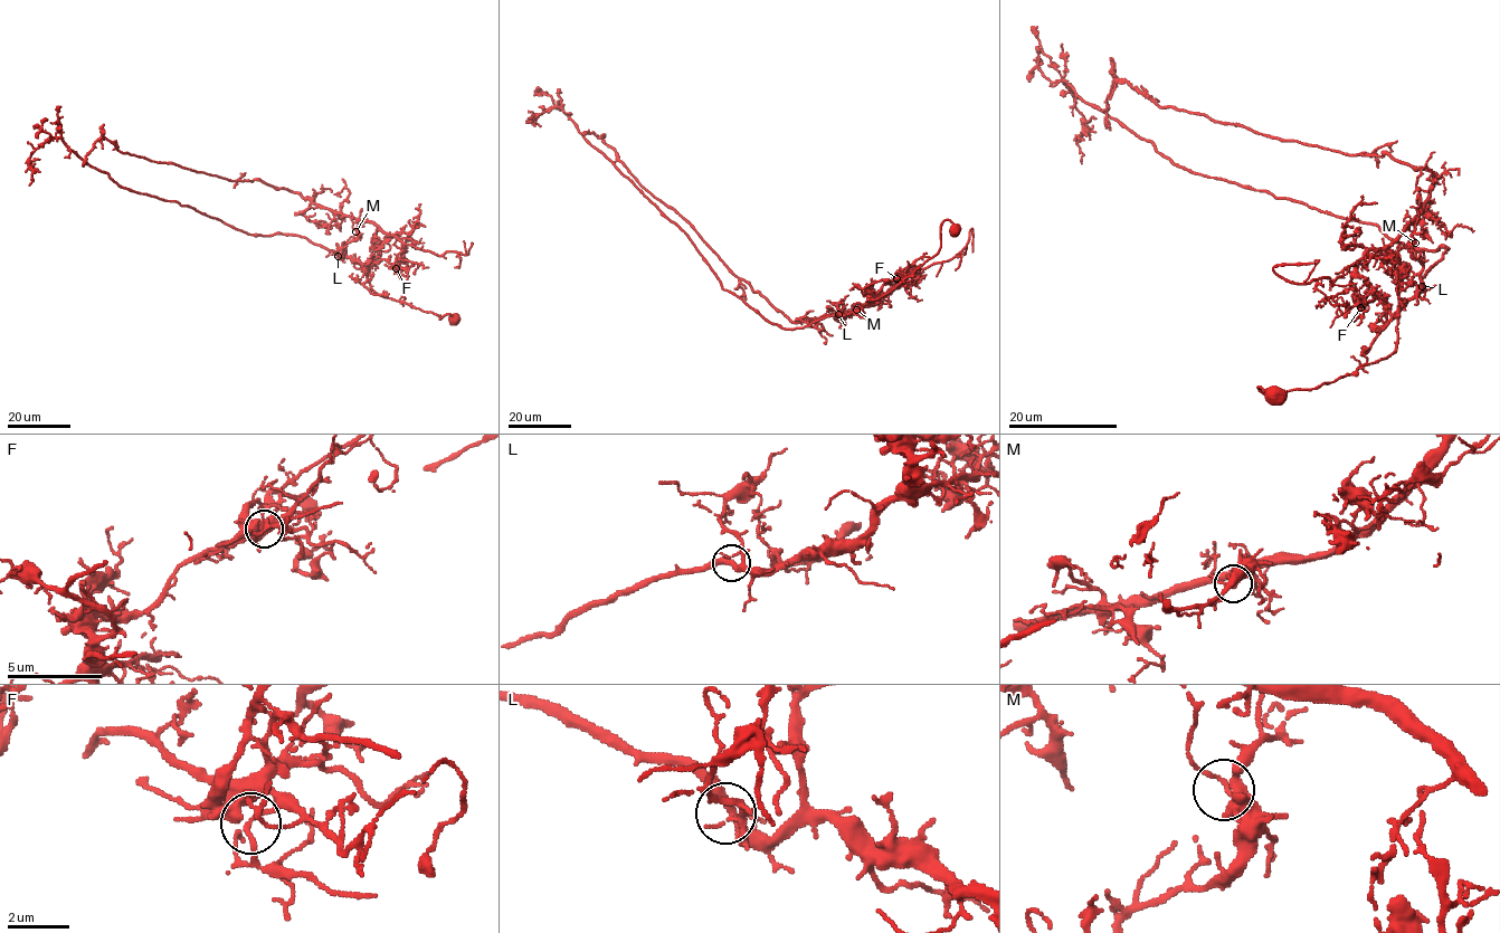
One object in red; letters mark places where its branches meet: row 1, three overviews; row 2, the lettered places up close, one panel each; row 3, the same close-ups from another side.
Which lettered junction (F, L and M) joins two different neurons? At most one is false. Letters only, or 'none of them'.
F

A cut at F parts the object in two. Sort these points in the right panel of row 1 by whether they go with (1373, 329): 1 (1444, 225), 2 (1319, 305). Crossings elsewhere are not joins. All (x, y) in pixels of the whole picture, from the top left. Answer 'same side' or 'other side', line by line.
1: other side
2: same side

